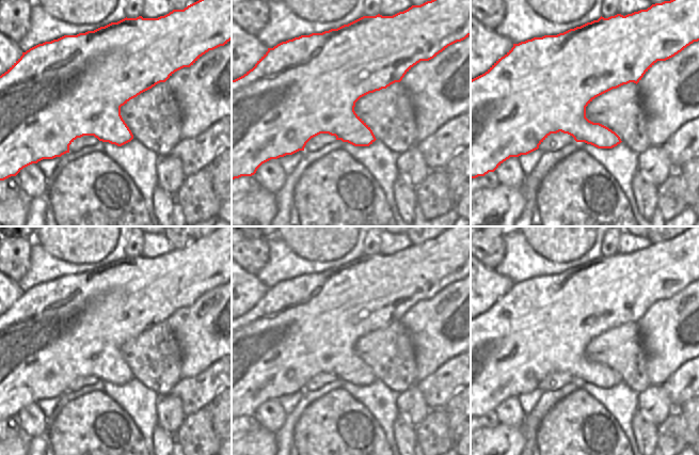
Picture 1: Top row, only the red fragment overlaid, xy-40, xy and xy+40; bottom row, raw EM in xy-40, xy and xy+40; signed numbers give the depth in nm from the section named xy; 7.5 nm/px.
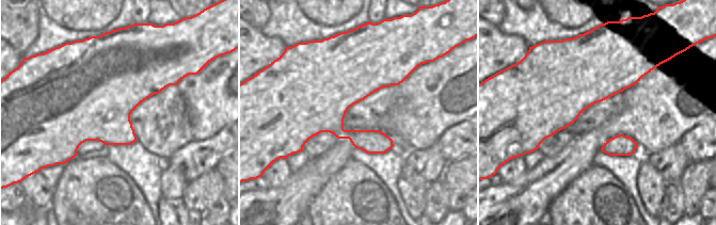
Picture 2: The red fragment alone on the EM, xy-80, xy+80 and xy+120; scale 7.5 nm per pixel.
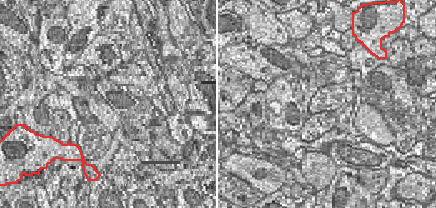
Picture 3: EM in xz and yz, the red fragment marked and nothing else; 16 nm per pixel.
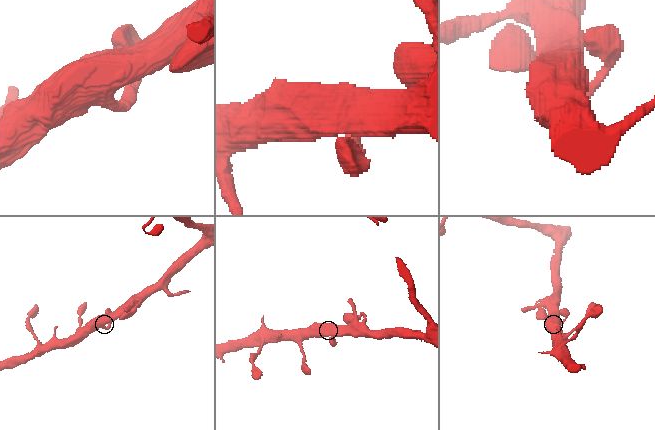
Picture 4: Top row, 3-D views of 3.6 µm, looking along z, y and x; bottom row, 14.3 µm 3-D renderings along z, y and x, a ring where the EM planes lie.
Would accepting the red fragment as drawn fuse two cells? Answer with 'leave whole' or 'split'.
leave whole

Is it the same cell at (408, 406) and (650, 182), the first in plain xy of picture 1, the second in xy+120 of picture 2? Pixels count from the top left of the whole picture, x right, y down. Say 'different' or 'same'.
different

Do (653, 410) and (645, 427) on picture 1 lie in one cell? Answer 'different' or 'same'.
different

